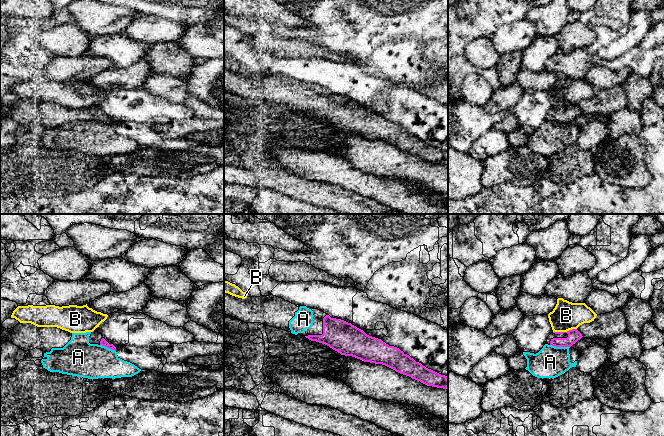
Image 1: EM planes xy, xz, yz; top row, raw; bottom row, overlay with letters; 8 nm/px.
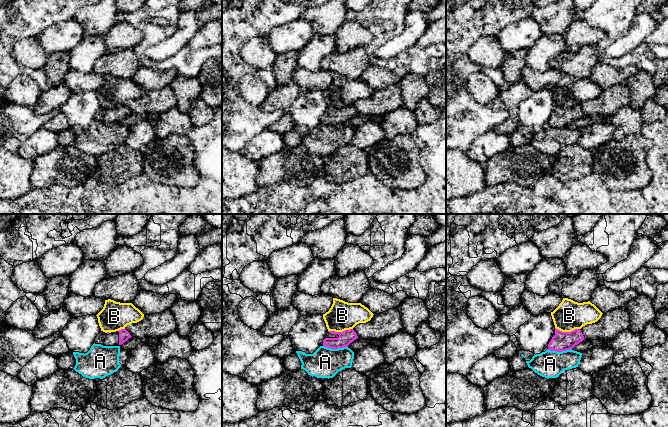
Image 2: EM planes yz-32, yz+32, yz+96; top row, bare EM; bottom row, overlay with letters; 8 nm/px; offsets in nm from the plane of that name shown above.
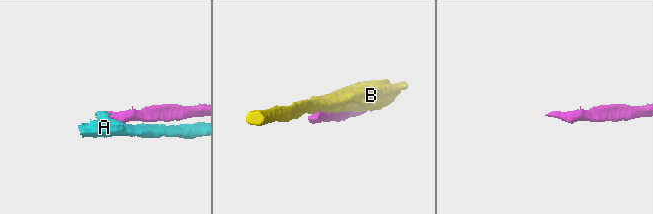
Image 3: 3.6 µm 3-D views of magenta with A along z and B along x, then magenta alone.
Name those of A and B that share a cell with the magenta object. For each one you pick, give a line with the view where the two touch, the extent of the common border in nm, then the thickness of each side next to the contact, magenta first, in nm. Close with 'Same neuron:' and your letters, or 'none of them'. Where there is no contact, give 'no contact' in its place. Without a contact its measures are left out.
Same neuron: none of them

